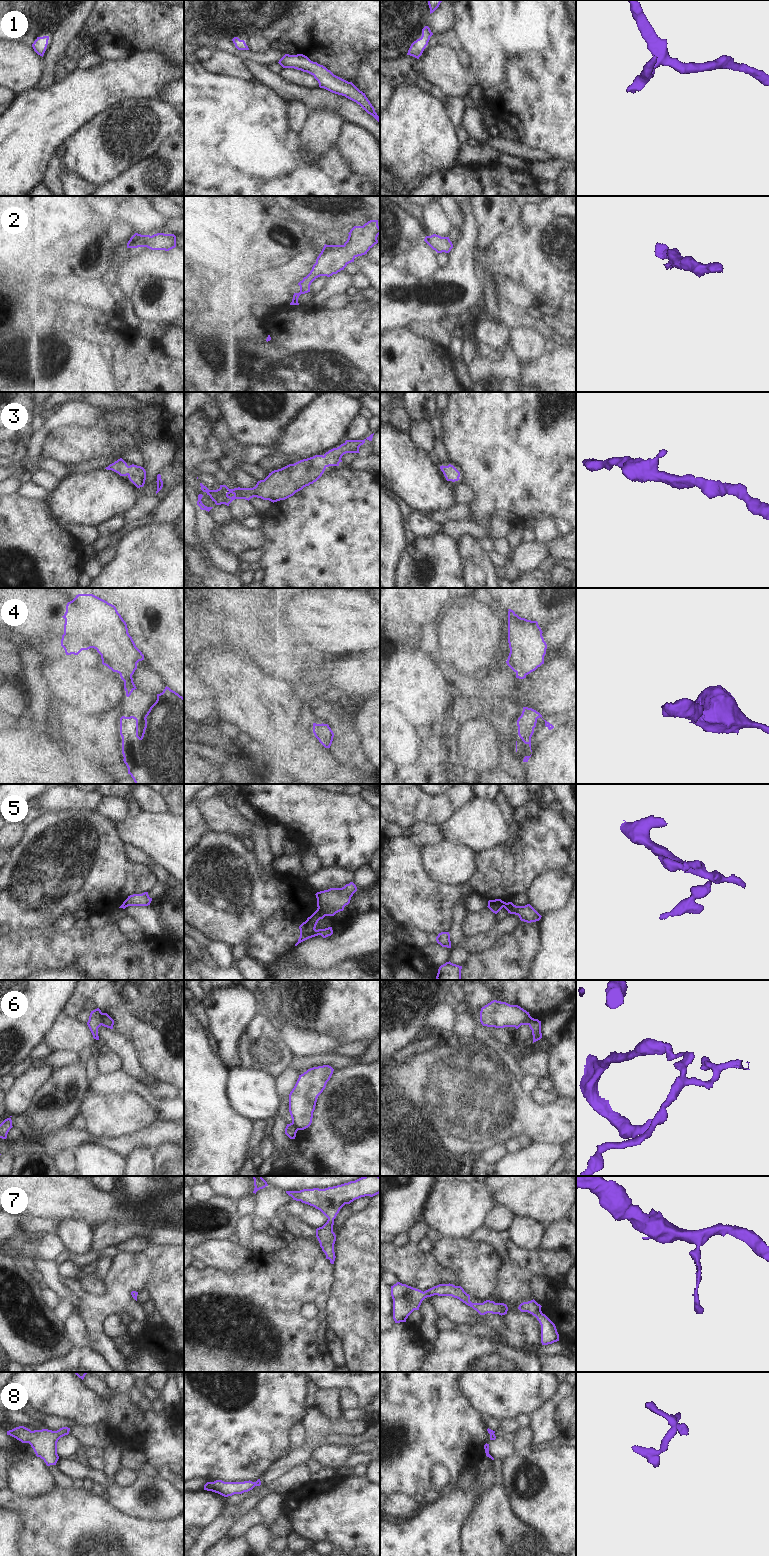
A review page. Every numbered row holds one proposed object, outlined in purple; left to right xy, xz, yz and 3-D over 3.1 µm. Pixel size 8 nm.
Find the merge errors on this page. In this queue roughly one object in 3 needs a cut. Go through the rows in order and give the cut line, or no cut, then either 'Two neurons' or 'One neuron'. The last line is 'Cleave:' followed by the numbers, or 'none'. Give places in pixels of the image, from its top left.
1: No split. One neuron
2: No split. One neuron
3: No split. One neuron
4: No split. One neuron
5: Split along xz (318, 907), (324, 916). Two neurons
6: Split along yz (526, 1012), (529, 1015), (529, 1024). Two neurons
7: No split. One neuron
8: No split. One neuron
Cleave: 5, 6

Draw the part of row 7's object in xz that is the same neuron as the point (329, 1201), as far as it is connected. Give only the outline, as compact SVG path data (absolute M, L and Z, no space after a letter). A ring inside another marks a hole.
M364 1176L355 1181L350 1181L341 1185L328 1187L325 1189L313 1188L303 1189L300 1191L286 1191L286 1193L293 1198L293 1200L301 1201L320 1210L327 1218L327 1222L316 1229L316 1237L320 1243L322 1251L326 1255L326 1259L330 1260L331 1264L335 1261L334 1244L336 1241L336 1235L333 1232L334 1219L339 1213L340 1209L345 1204L350 1204L356 1199L361 1197L370 1196L373 1197L380 1193L380 1176Z

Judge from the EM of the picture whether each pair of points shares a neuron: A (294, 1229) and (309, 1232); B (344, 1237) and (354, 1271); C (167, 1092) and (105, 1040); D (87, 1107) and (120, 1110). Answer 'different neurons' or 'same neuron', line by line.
A: same neuron
B: same neuron
C: same neuron
D: same neuron

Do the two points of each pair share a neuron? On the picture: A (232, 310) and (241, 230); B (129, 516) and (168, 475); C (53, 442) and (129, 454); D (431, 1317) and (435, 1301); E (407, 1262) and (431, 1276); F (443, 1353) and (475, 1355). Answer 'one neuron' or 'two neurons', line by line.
A: two neurons
B: one neuron
C: two neurons
D: two neurons
E: one neuron
F: one neuron

